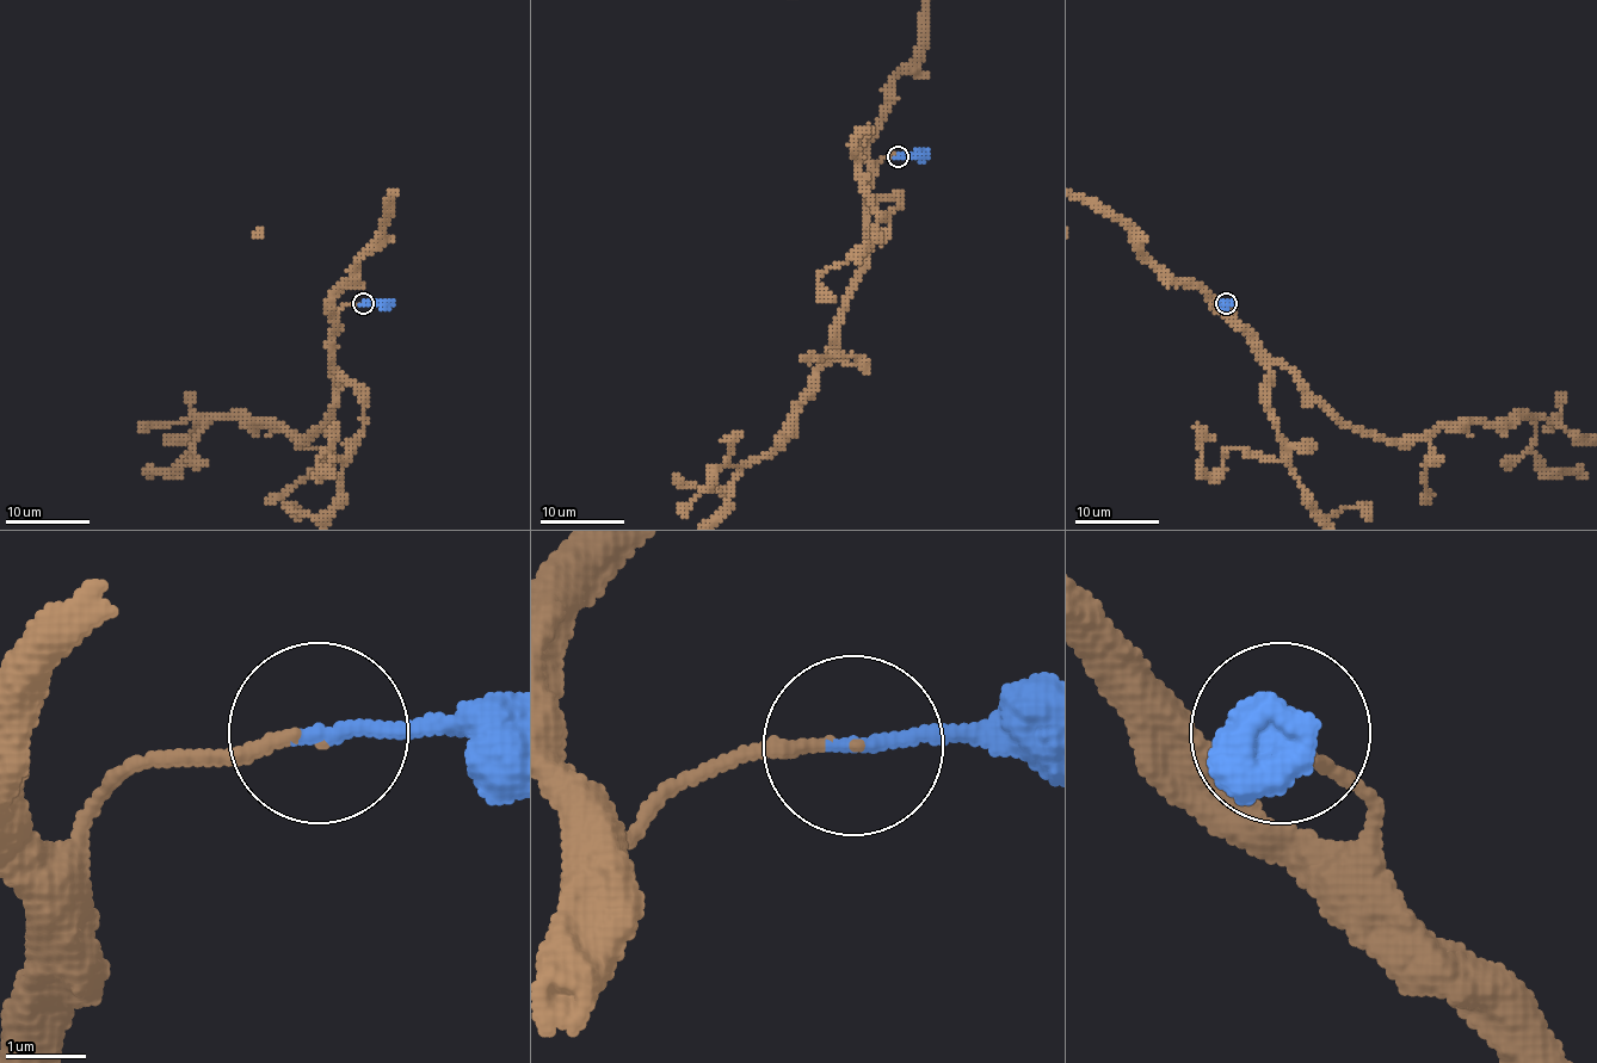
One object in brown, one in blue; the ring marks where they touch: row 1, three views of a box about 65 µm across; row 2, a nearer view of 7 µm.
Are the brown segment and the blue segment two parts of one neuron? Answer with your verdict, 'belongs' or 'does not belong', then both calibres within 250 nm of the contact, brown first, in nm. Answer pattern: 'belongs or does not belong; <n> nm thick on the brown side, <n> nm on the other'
belongs; 150 nm thick on the brown side, 190 nm on the other

